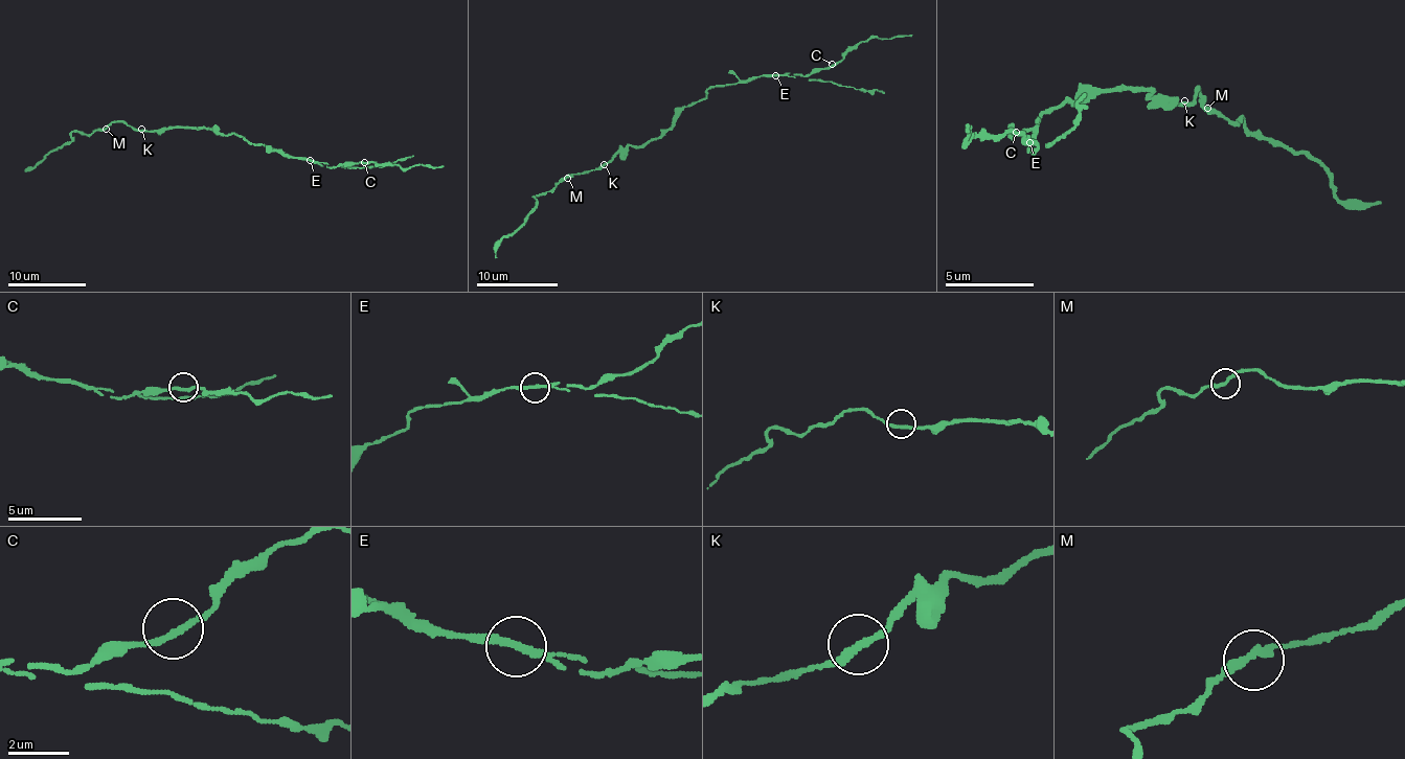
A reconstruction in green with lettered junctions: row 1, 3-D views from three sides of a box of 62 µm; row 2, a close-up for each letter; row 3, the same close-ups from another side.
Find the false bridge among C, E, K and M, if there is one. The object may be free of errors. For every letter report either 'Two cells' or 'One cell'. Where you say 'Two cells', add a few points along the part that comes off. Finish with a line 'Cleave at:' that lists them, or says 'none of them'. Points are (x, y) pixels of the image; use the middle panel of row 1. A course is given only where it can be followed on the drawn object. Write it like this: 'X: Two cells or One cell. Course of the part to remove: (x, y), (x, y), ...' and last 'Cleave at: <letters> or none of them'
C: One cell
E: Two cells. Course of the part to remove: (775, 75), (883, 92)
K: One cell
M: One cell
Cleave at: E

